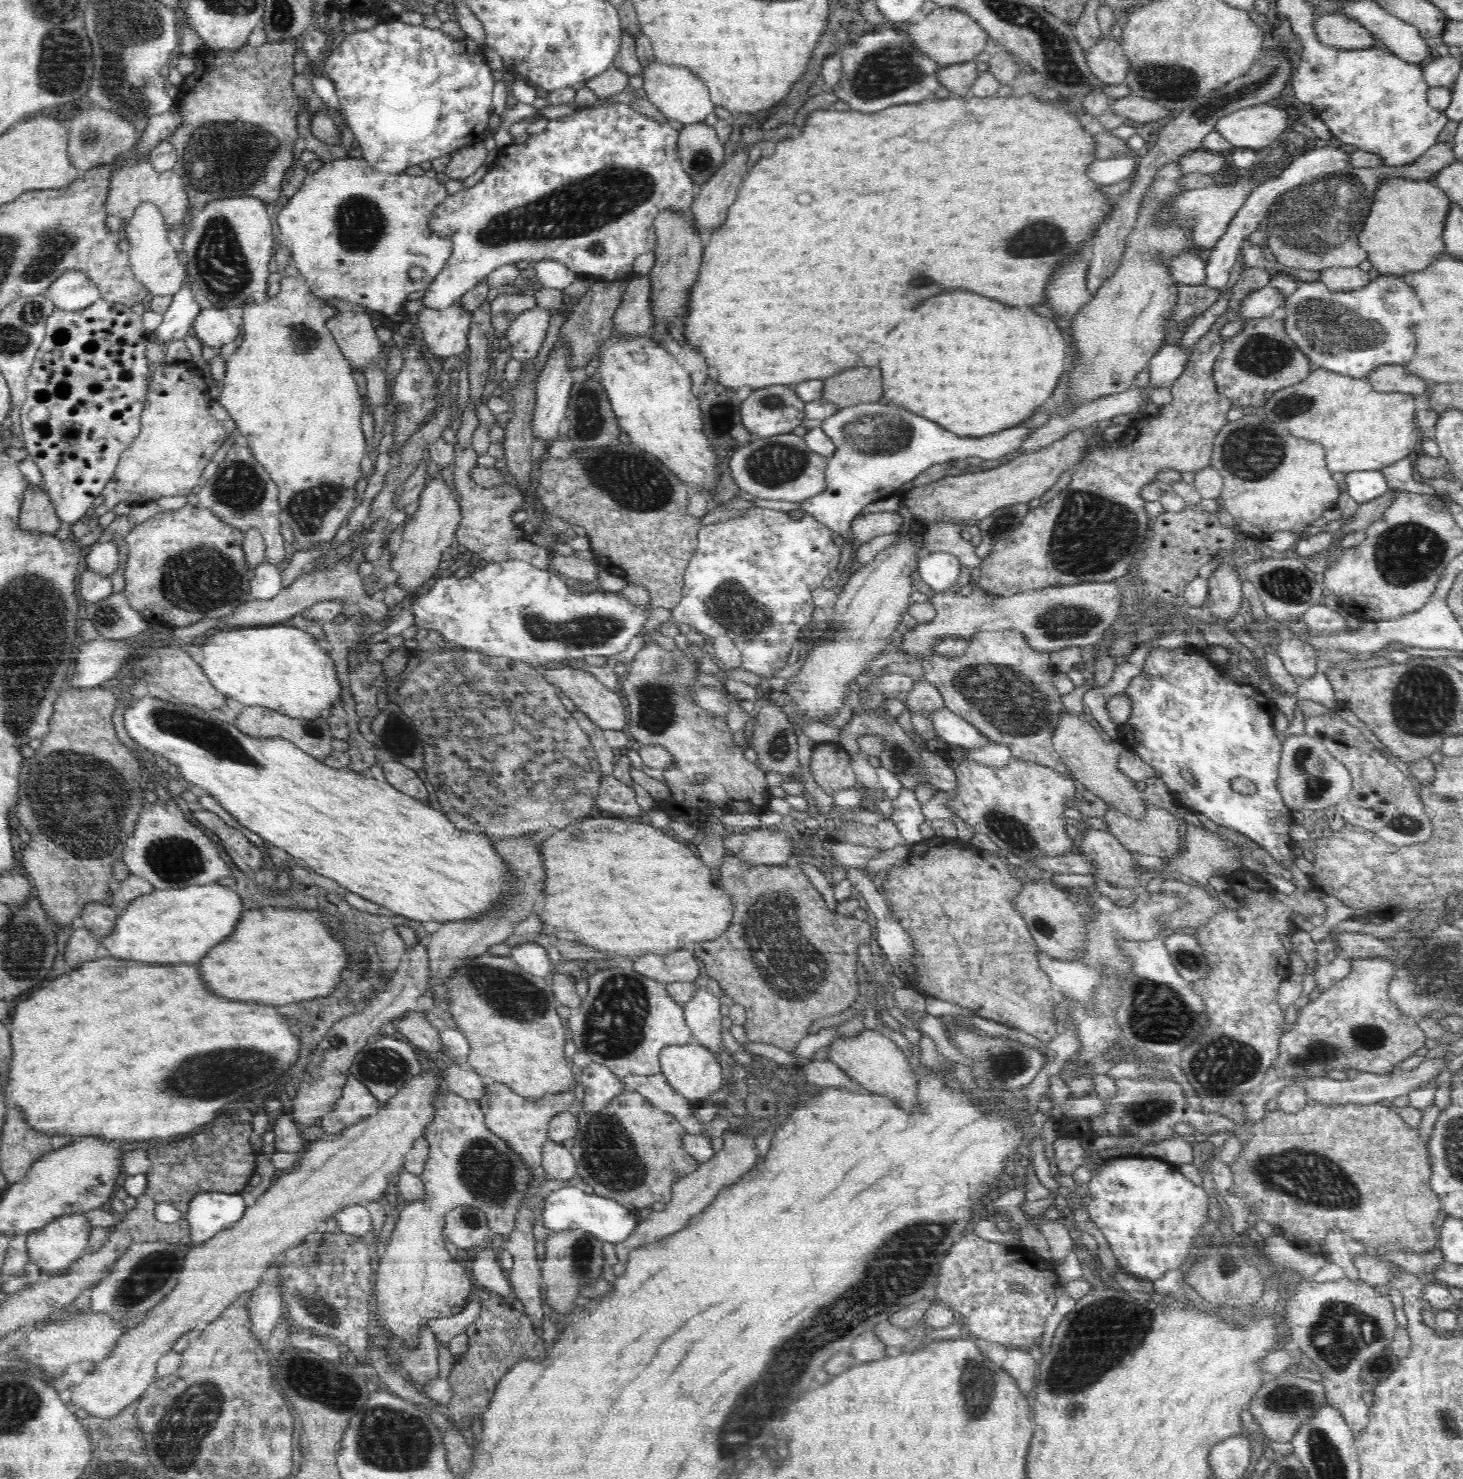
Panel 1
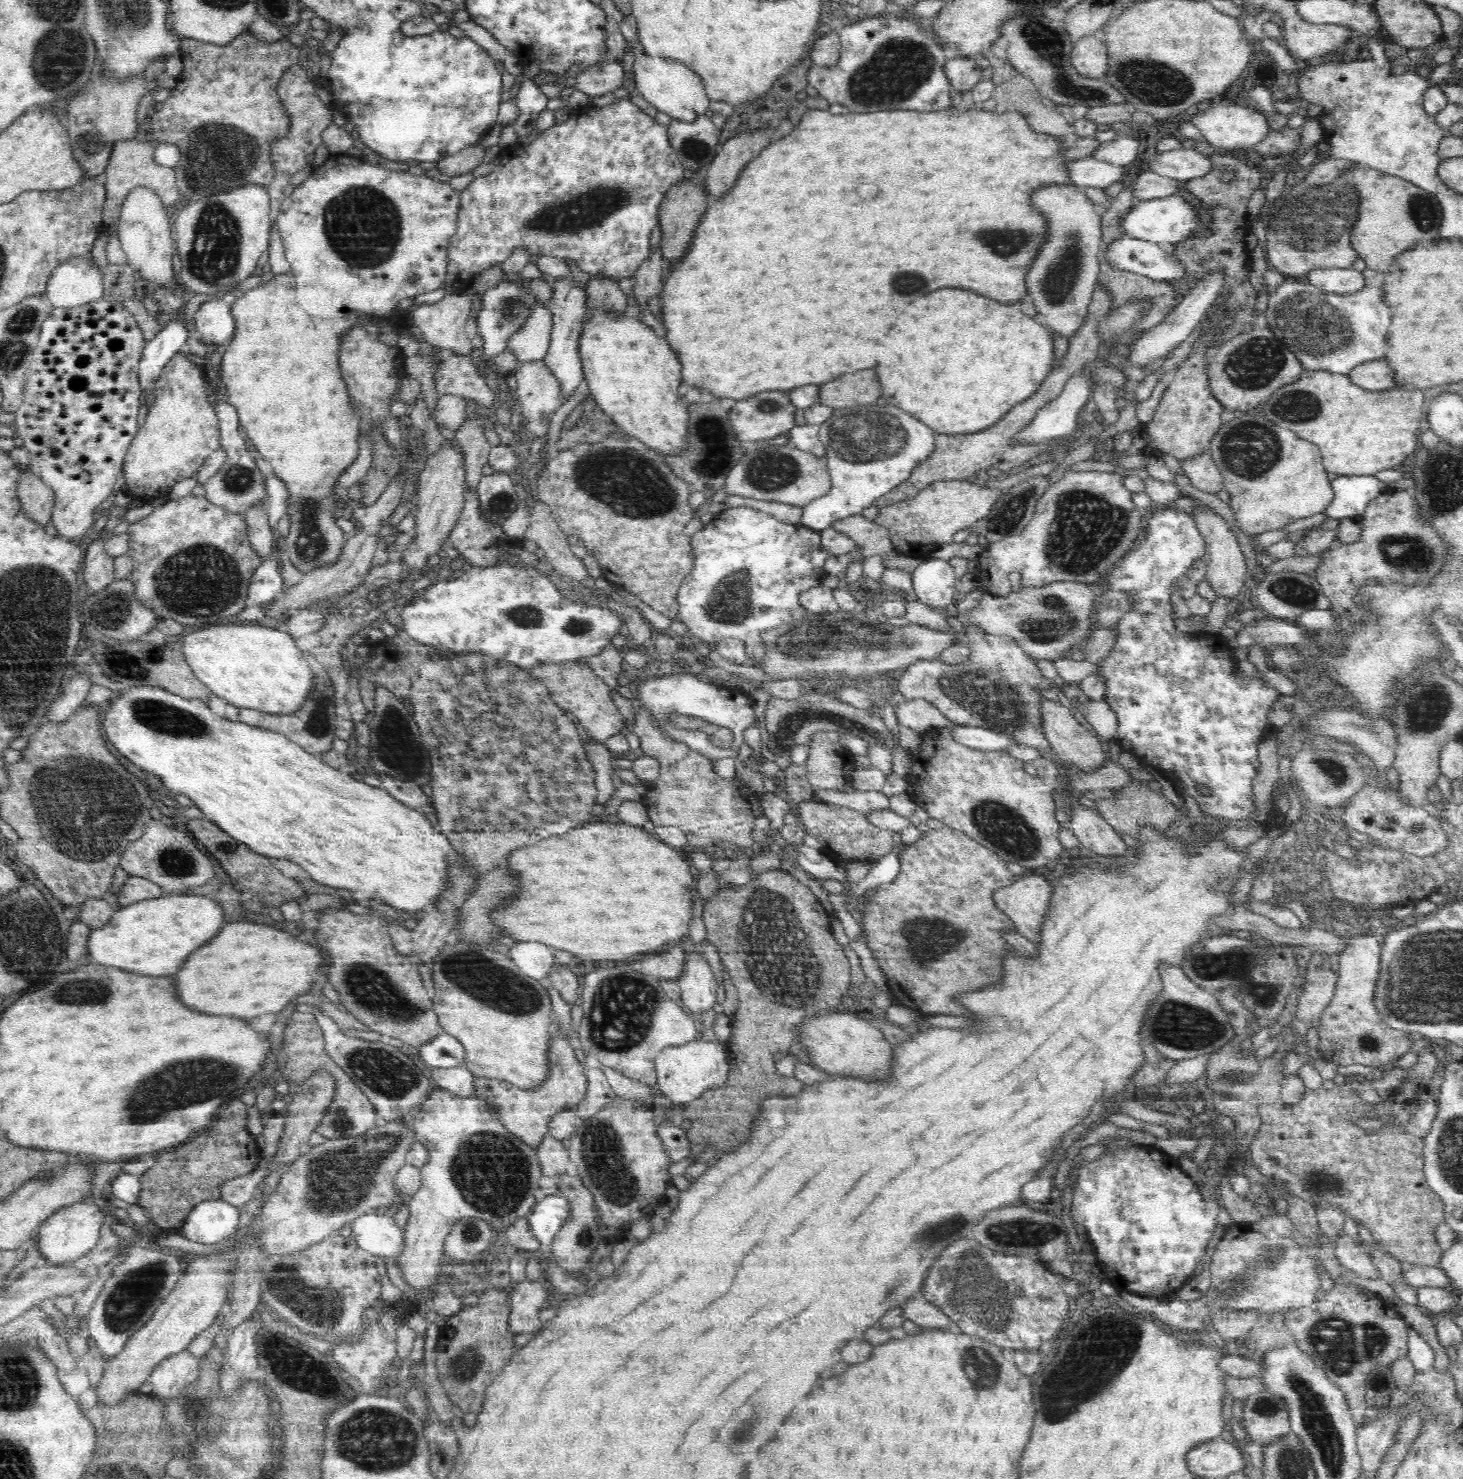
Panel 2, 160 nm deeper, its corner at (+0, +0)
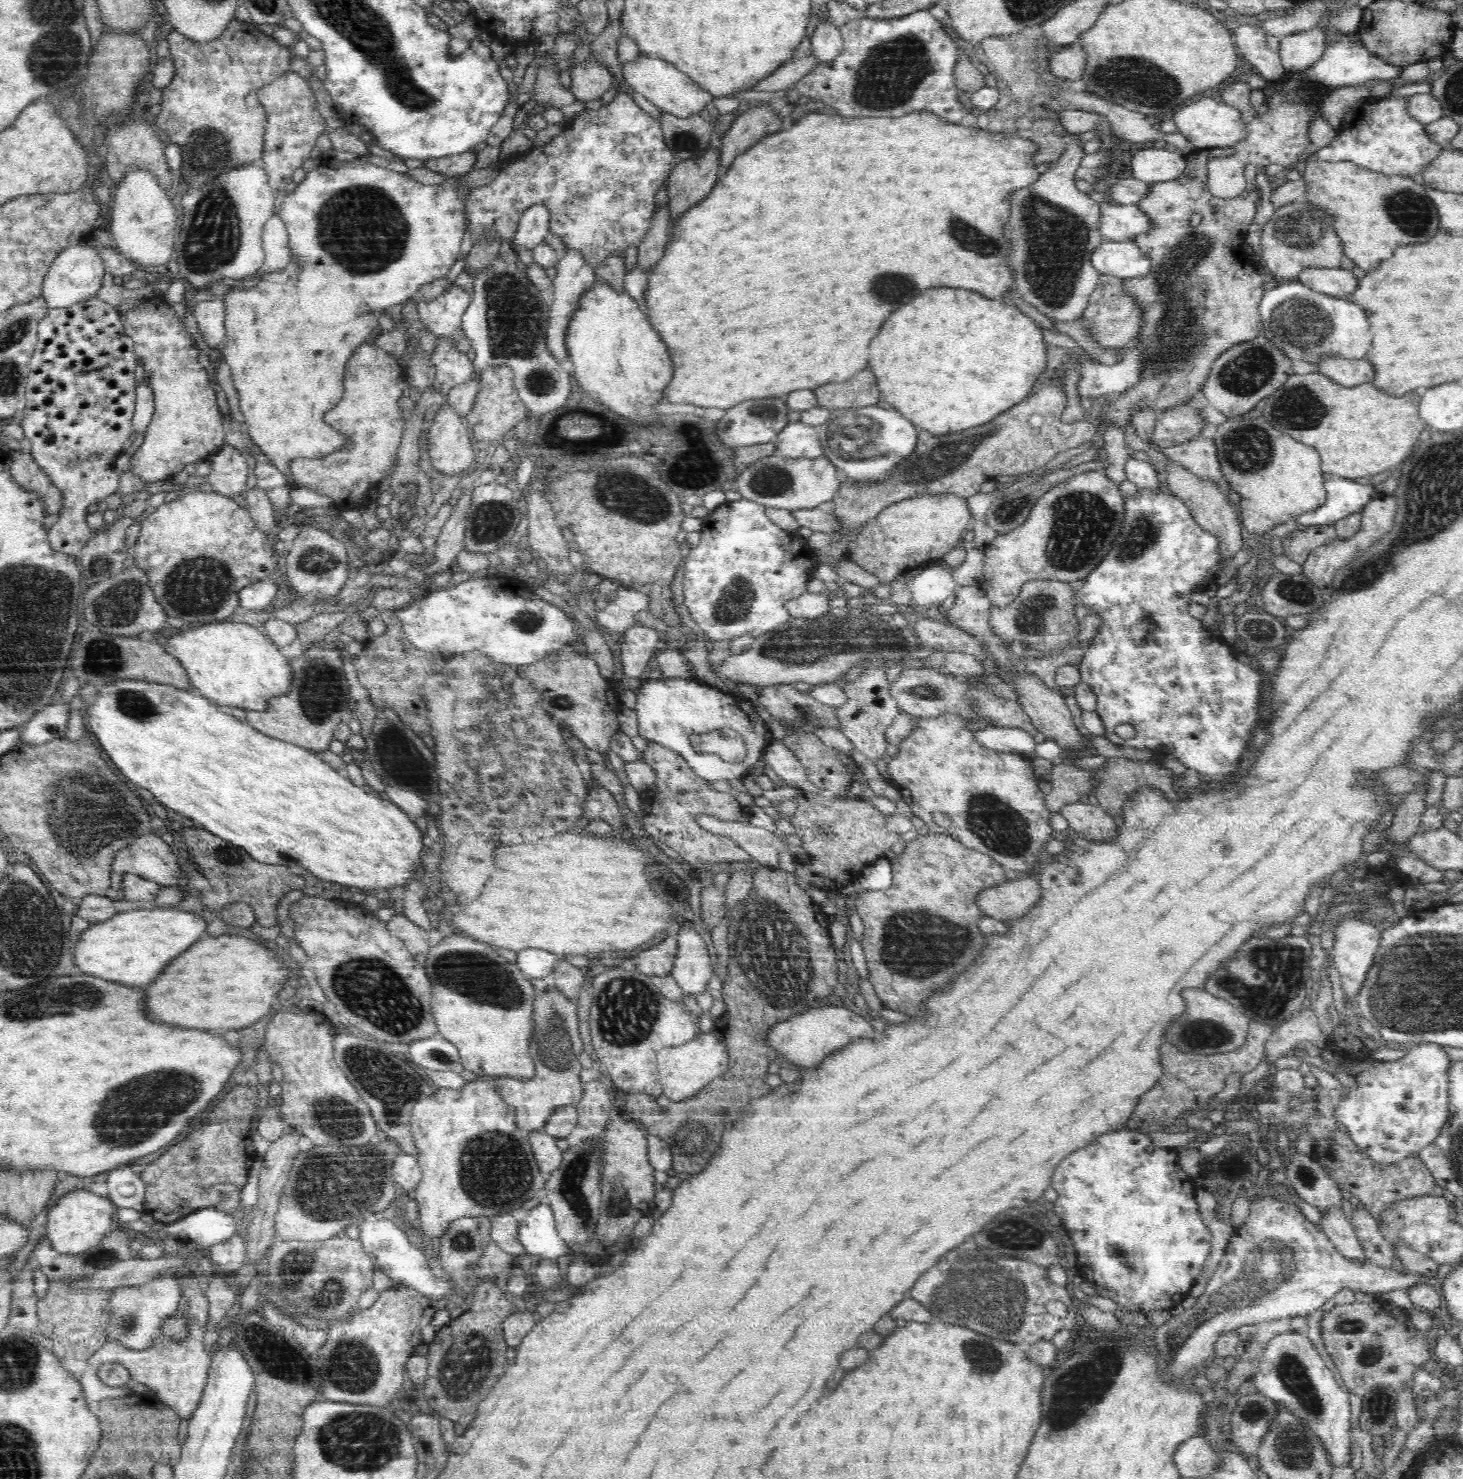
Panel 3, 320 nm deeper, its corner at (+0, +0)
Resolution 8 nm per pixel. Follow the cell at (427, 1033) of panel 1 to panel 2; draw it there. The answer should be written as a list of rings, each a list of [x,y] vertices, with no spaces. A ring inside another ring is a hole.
[[[324,908],[314,914],[318,928],[314,929],[311,938],[316,944],[324,944],[327,952],[332,952],[331,963],[326,970],[326,978],[332,988],[340,994],[340,1002],[352,1017],[358,1019],[363,1028],[374,1030],[392,1038],[400,1038],[402,1042],[410,1044],[410,1048],[417,1049],[424,1046],[438,1036],[439,1020],[433,1012],[432,997],[424,987],[422,977],[418,973],[416,964],[411,956],[396,951],[388,932],[388,925],[384,918],[372,914],[354,914],[343,908]]]

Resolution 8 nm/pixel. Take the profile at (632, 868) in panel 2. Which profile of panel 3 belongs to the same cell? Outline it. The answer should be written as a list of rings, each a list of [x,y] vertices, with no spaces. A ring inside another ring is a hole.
[[[564,834],[536,839],[532,843],[507,845],[496,850],[496,872],[484,884],[484,892],[464,908],[464,916],[452,920],[456,930],[484,944],[520,952],[524,948],[540,948],[559,956],[565,954],[600,957],[608,953],[630,950],[667,930],[672,920],[668,904],[660,902],[646,878],[644,866],[652,864],[648,854],[622,838],[598,838],[584,834]]]

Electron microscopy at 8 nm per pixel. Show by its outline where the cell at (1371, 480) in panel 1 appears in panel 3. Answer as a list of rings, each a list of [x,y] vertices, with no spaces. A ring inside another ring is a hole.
[[[1342,477],[1325,480],[1327,499],[1315,511],[1303,512],[1297,522],[1304,527],[1330,525],[1362,510],[1377,493],[1372,485],[1362,485]]]

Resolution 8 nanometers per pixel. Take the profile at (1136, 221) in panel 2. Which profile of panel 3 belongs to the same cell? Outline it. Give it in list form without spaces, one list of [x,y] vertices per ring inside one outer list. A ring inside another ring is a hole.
[[[1100,203],[1102,218],[1100,231],[1103,240],[1123,241],[1136,235],[1148,234],[1154,228],[1154,219],[1138,204]]]

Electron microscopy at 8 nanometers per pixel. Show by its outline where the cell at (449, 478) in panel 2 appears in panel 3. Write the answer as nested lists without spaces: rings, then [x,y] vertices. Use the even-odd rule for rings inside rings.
[[[447,402],[435,413],[427,447],[432,466],[442,474],[463,474],[476,460],[468,424]]]

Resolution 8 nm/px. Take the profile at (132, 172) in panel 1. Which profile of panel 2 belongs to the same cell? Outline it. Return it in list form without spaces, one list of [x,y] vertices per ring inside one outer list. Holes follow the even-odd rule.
[[[144,136],[136,140],[116,142],[104,174],[107,196],[102,216],[105,227],[115,226],[128,194],[136,187],[148,187],[148,190],[154,191],[160,197],[162,203],[170,204],[170,206],[178,200],[180,191],[176,184],[175,169],[162,166],[154,161],[155,146],[155,140],[148,142],[148,138],[144,140]]]

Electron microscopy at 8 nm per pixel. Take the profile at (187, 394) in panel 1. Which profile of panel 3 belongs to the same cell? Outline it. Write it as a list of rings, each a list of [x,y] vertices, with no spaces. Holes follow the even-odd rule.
[[[159,298],[144,301],[122,316],[127,335],[134,340],[136,356],[139,357],[140,366],[147,375],[148,387],[154,391],[155,399],[155,409],[152,420],[146,428],[144,441],[131,456],[131,470],[146,482],[156,482],[156,480],[166,482],[170,474],[178,474],[186,464],[209,458],[221,444],[224,444],[226,436],[224,416],[218,409],[216,392],[209,386],[206,370],[197,361],[199,349],[188,334],[184,320],[176,316],[170,305]]]

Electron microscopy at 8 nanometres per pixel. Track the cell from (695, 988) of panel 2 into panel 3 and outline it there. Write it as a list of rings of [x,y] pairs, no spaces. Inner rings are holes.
[[[692,925],[681,926],[677,934],[676,960],[669,974],[676,979],[682,992],[700,994],[706,990],[714,970],[710,968],[710,956],[701,936]]]

